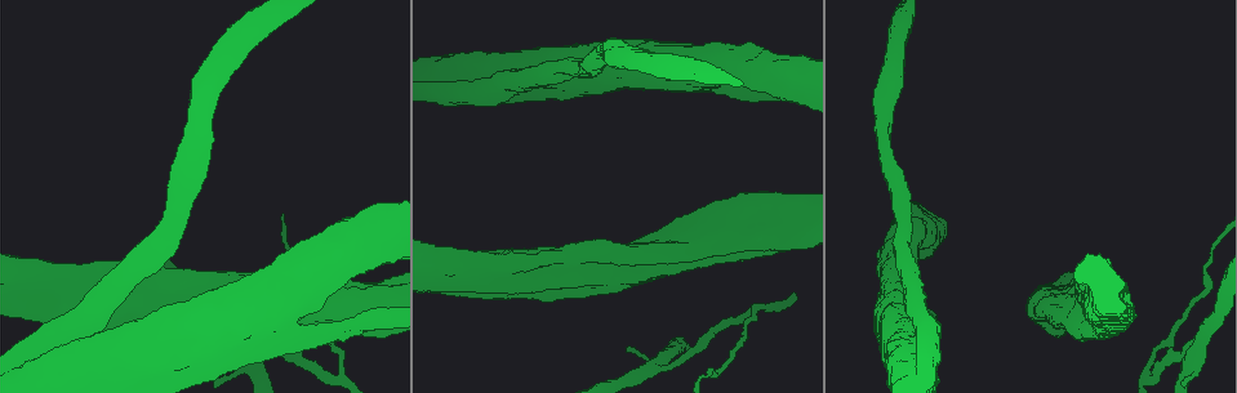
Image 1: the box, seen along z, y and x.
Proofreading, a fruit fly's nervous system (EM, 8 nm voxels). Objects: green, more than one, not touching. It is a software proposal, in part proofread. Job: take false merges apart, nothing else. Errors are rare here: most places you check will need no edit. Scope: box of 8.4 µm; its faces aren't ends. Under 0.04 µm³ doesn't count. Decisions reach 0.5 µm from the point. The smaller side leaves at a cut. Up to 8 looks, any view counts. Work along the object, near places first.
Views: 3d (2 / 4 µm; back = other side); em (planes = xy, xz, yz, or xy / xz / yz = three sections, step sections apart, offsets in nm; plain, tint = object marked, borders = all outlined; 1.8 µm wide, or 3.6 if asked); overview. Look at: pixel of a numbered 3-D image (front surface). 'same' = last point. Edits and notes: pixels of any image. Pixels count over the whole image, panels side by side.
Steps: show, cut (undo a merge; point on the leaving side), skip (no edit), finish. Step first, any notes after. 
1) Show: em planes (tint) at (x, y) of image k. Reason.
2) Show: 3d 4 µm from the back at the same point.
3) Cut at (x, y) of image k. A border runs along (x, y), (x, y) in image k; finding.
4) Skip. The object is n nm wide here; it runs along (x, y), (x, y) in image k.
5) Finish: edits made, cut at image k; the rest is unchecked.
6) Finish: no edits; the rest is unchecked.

Show: em 3.6 µm planes (tint) at (538, 270) of image 1. Sudden change in width.

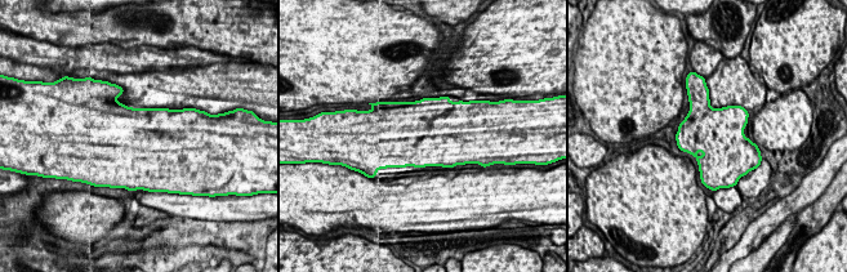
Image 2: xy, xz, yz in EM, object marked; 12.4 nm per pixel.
Skip. One neuron here.

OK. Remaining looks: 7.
Show: em 3.6 µm planes (plain) at (261, 319) of image 1.

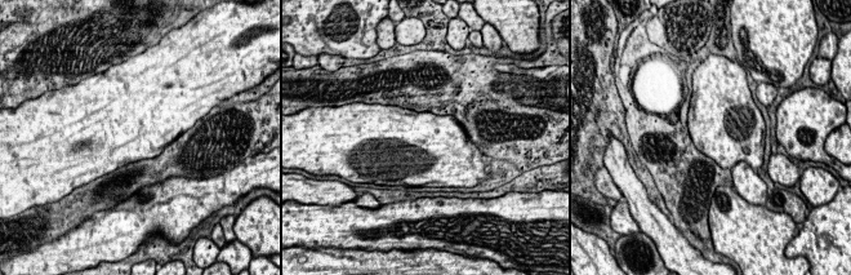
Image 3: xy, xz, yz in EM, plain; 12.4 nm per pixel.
Show: em 3.6 µm planes (tint) at the same point.

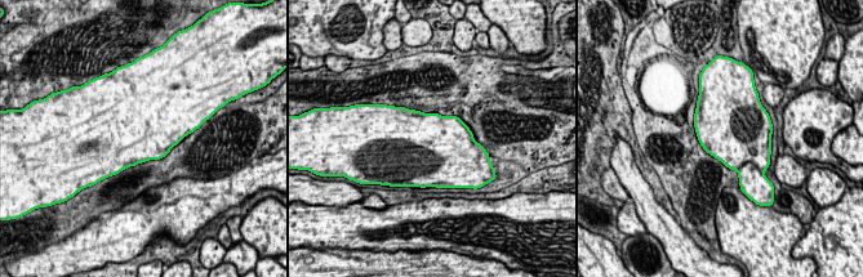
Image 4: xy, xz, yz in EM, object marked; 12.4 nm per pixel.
Cut at (751, 179) of image 4. A border runs along (756, 165), (744, 162), (737, 170) in image 4; two neurons meet here.

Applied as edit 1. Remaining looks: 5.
Show: overview. Redraw.

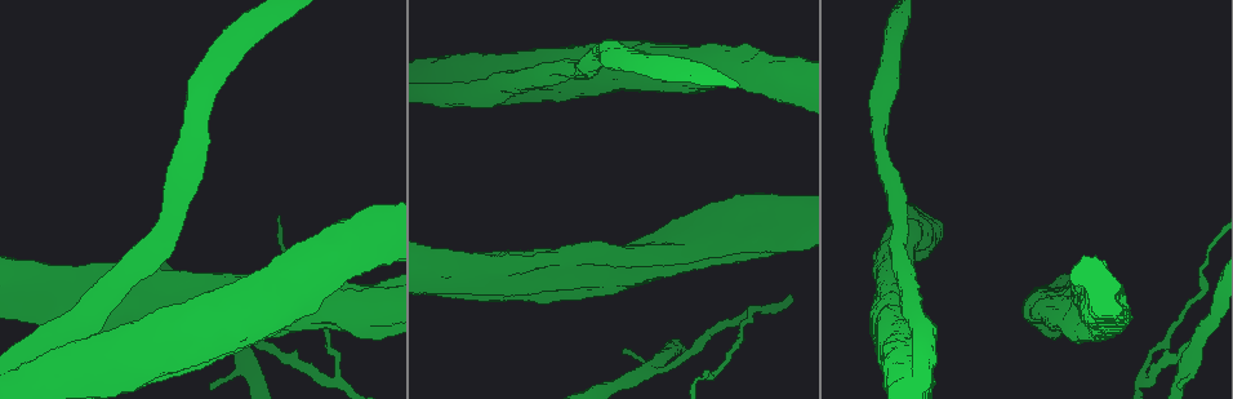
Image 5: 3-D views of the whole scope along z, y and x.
Show: em planes (plain) at (1197, 337) of image 5. Branch point.

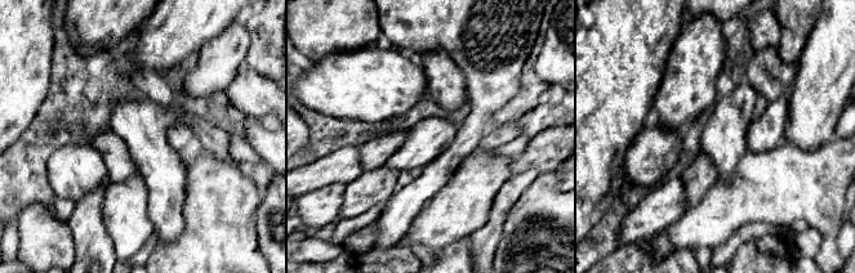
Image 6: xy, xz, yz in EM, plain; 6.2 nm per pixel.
Show: em planes (borders) at the same point. What lies round it.

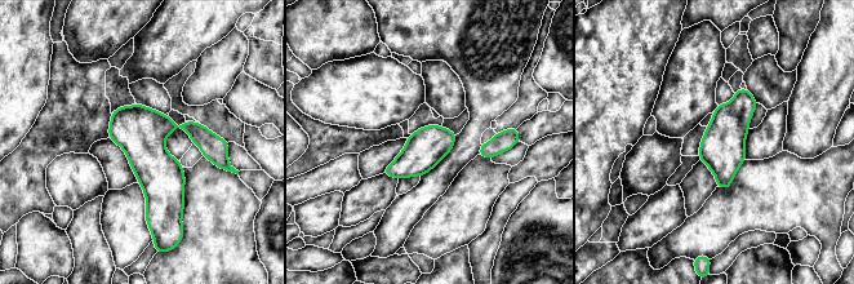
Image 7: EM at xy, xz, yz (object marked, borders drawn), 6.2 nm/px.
Skip. All the same neuron.

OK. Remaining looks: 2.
Finish: edits made, cut at image 4; the rest is unchecked.

